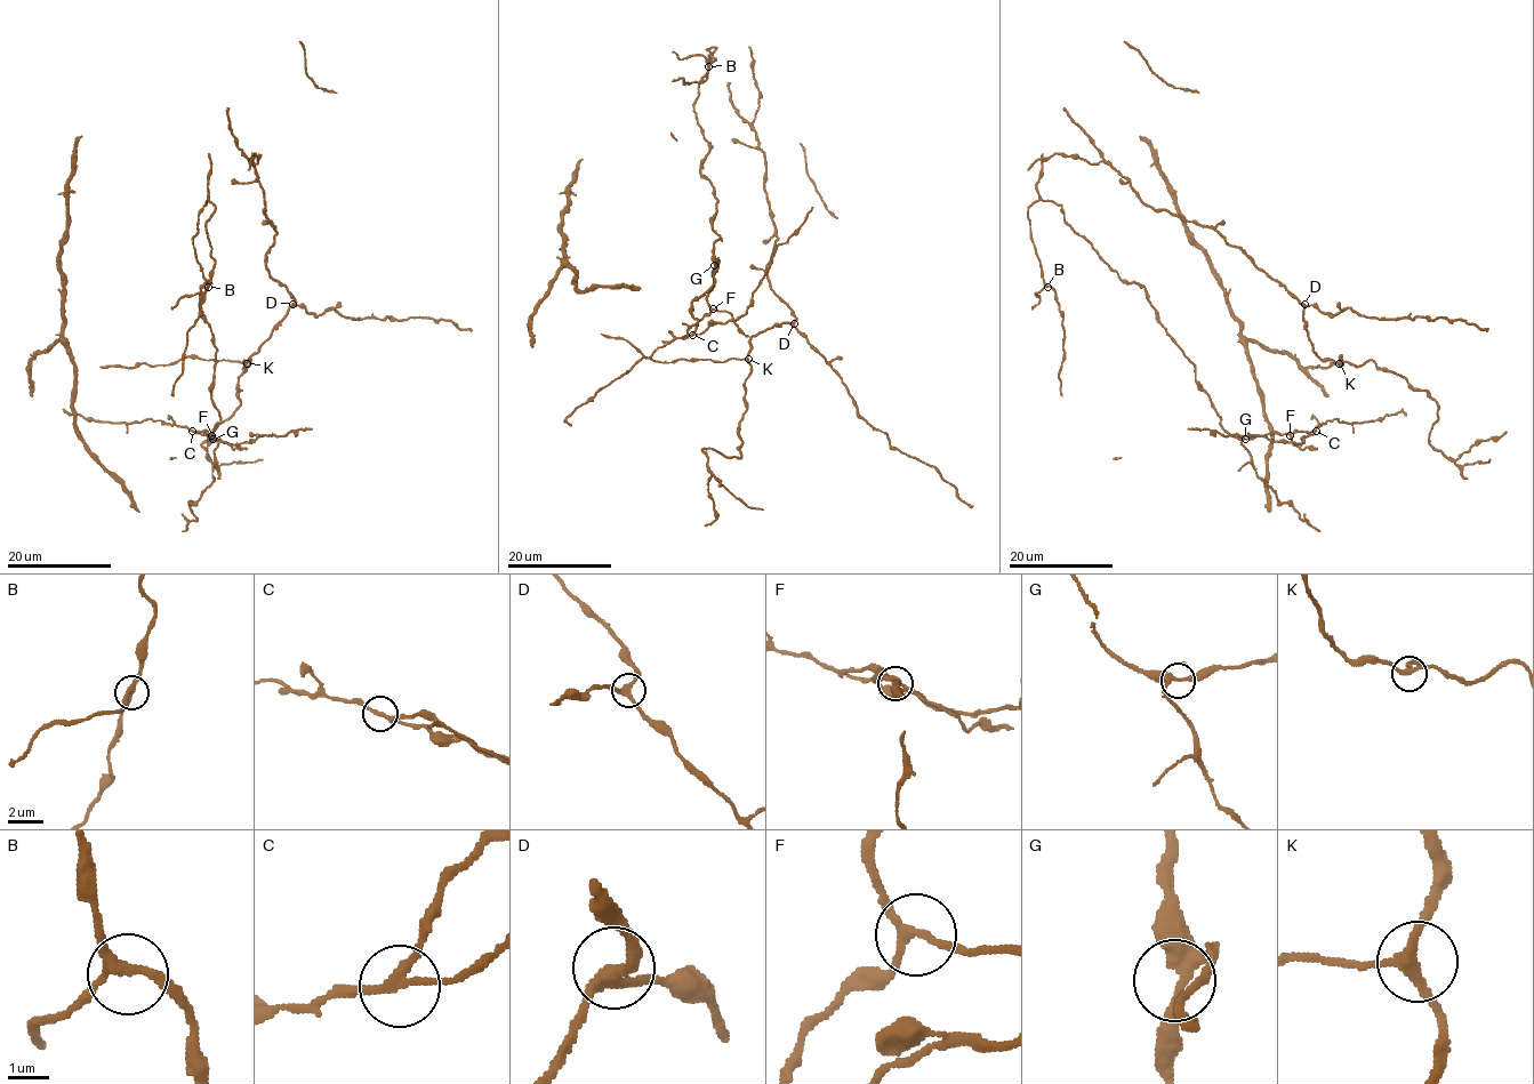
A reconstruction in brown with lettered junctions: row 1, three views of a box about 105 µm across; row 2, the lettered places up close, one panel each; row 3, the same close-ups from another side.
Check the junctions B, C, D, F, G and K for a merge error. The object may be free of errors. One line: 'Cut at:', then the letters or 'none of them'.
Cut at: C

